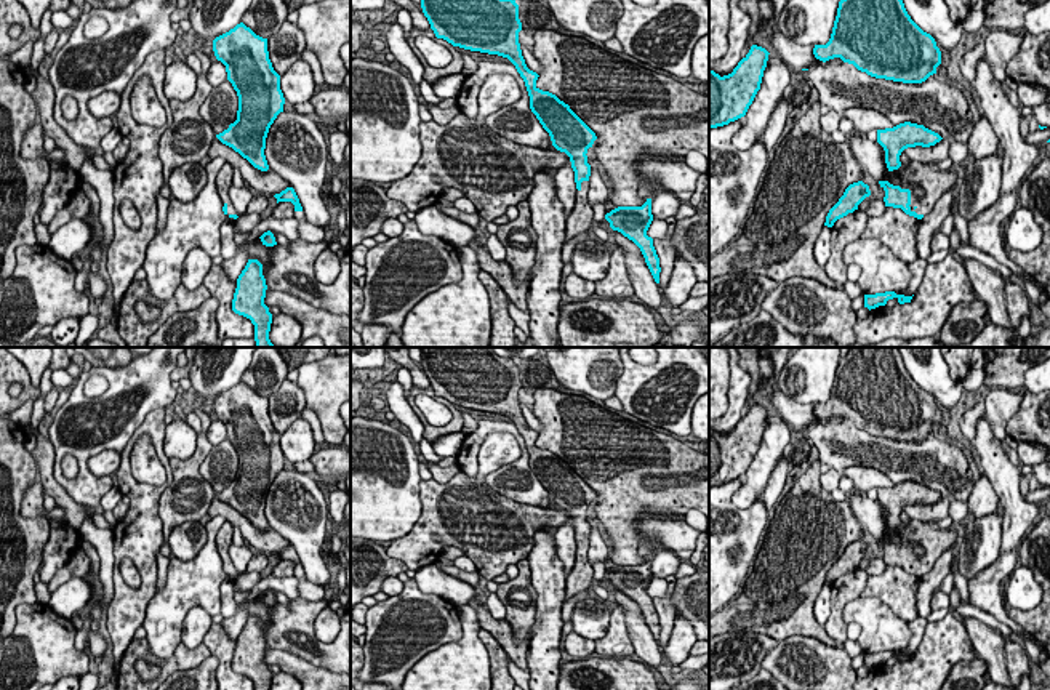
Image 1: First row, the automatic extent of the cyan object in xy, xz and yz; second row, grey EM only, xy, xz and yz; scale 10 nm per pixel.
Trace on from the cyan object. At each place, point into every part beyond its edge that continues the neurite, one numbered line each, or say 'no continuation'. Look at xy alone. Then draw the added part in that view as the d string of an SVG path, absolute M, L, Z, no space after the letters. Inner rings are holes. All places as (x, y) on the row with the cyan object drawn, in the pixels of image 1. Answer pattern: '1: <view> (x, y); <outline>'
1: xy (224, 175); M224 163L222 168L218 171L216 175L216 189L218 189L218 194L221 197L221 202L222 205L226 203L227 205L227 215L237 215L240 216L232 202L230 202L230 197L229 197L229 189L232 187L232 176L234 176L234 168L230 163Z

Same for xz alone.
1: xz (580, 220); M589 181L581 183L581 189L576 191L576 200L571 213L567 216L565 242L570 239L589 232L594 223L594 210L587 202Z

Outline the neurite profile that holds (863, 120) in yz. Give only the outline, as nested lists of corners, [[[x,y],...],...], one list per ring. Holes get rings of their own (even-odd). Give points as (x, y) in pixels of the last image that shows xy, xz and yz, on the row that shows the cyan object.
[[[850,107],[842,112],[845,118],[853,122],[855,131],[868,133],[869,130],[885,130],[895,125],[887,118],[887,115],[863,107]]]

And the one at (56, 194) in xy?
[[[62,163],[59,170],[50,170],[48,183],[42,191],[40,223],[50,224],[59,210],[69,205],[78,187],[78,175],[70,173]]]

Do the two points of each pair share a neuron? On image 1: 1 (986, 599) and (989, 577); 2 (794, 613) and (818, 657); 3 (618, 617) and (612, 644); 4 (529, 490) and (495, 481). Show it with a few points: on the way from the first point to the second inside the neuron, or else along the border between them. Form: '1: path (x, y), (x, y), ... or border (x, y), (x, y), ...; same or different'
1: path (986, 594), (988, 581); same
2: border (780, 639), (813, 636), (829, 645), (842, 647); different
3: path (618, 623), (617, 637); same
4: path (520, 484), (503, 481); same

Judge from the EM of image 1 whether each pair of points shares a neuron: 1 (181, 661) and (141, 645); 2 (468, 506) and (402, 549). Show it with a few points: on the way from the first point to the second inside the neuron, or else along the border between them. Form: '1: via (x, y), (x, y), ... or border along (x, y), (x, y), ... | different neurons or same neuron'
1: via (170, 661), (156, 661), (149, 657) | same neuron
2: via (452, 513), (440, 516), (418, 538) | same neuron

